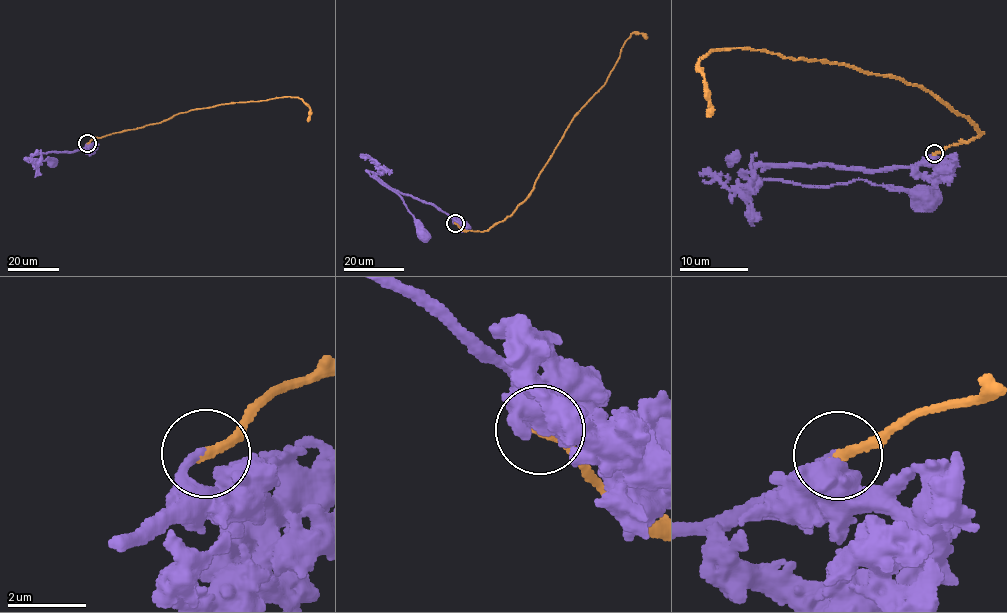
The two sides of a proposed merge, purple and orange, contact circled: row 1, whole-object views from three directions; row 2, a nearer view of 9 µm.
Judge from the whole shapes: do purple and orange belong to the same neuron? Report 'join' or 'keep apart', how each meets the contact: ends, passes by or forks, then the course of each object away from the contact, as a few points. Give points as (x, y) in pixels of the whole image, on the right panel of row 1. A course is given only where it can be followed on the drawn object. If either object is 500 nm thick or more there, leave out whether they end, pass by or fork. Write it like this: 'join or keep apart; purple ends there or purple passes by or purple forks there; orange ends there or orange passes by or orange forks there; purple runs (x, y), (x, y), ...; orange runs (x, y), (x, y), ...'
join; purple ends there; orange ends there; purple runs (935, 153), (910, 166), (877, 170), (759, 163), (746, 172), (806, 185), (864, 179), (902, 187), (921, 201); orange runs (935, 153), (982, 134), (916, 85), (821, 60), (794, 60), (743, 48), (711, 49), (698, 66), (706, 116)

